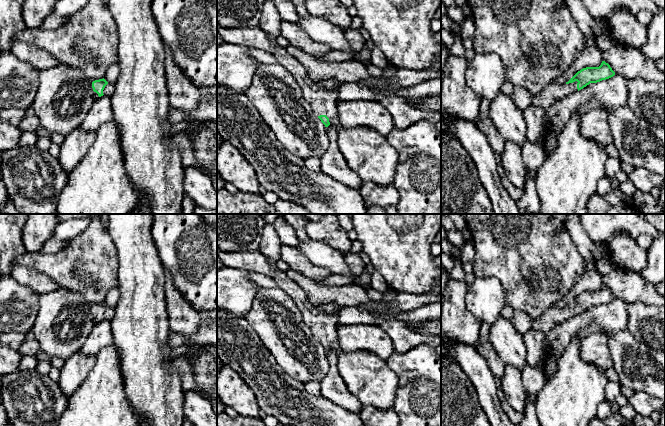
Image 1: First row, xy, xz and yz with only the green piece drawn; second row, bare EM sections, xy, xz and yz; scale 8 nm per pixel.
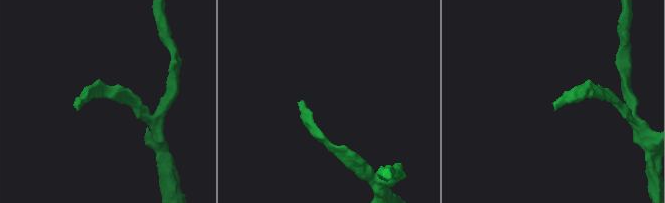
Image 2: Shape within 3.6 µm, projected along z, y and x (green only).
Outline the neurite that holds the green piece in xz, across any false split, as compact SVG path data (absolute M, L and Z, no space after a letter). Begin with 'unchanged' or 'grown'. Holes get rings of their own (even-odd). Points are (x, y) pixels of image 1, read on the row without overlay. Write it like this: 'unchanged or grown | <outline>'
grown | M267 259L274 270L273 279L295 303L301 311L305 324L311 330L312 336L328 351L330 348L338 354L340 352L337 328L337 313L326 314L322 310L314 306L307 298L304 290L293 280L291 280L286 272L281 271L277 267L276 261Z

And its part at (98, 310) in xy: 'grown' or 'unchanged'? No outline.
grown

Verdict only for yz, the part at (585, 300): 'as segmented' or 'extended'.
extended

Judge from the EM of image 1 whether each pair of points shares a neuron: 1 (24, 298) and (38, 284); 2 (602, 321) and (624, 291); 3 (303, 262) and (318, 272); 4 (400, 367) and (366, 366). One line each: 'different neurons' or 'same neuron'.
1: different neurons
2: different neurons
3: same neuron
4: different neurons

